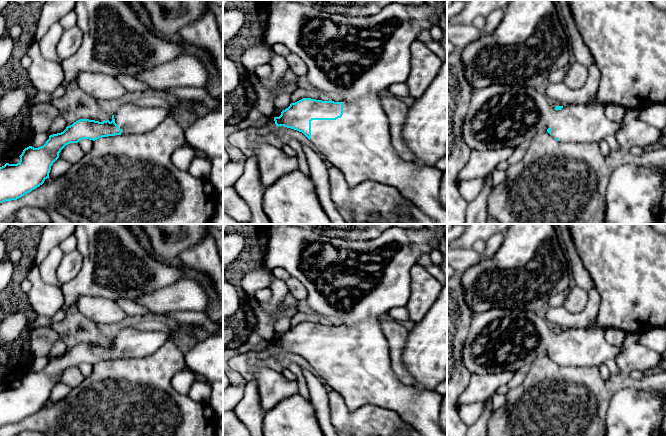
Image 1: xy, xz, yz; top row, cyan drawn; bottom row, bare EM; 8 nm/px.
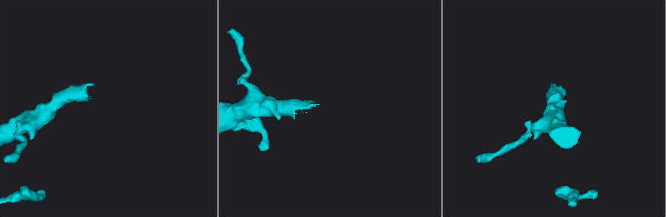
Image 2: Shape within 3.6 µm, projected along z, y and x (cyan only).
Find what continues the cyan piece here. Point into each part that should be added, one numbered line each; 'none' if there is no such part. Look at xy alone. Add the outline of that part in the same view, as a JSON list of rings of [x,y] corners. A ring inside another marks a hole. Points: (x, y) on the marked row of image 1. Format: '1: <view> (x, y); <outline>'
1: xy (136, 115); [[[131,95],[121,100],[113,115],[121,134],[140,135],[155,129],[169,113],[154,98]]]

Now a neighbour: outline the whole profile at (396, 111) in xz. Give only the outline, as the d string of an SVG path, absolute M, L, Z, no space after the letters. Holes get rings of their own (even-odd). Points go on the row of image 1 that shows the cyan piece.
M388 93L381 98L381 104L389 120L393 149L401 159L413 161L415 156L403 136L403 126L407 118L408 106L399 98Z

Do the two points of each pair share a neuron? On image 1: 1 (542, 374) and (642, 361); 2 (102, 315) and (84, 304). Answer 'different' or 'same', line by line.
1: same
2: same

